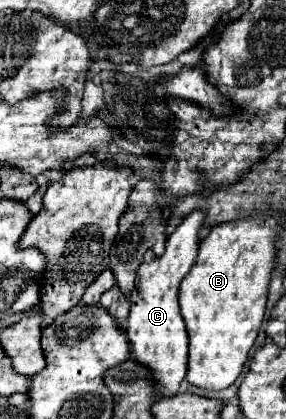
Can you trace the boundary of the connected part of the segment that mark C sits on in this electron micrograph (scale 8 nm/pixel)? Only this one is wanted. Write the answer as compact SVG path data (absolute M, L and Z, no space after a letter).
M192 211L182 219L176 231L166 241L164 255L154 255L154 251L146 253L144 263L138 269L136 289L130 295L130 317L126 323L128 341L132 347L132 359L144 363L154 371L154 381L158 395L172 397L178 393L180 381L186 377L186 359L188 359L188 333L182 321L180 305L178 305L178 291L180 281L188 275L196 261L198 243L200 243L200 229L204 225L204 211Z

